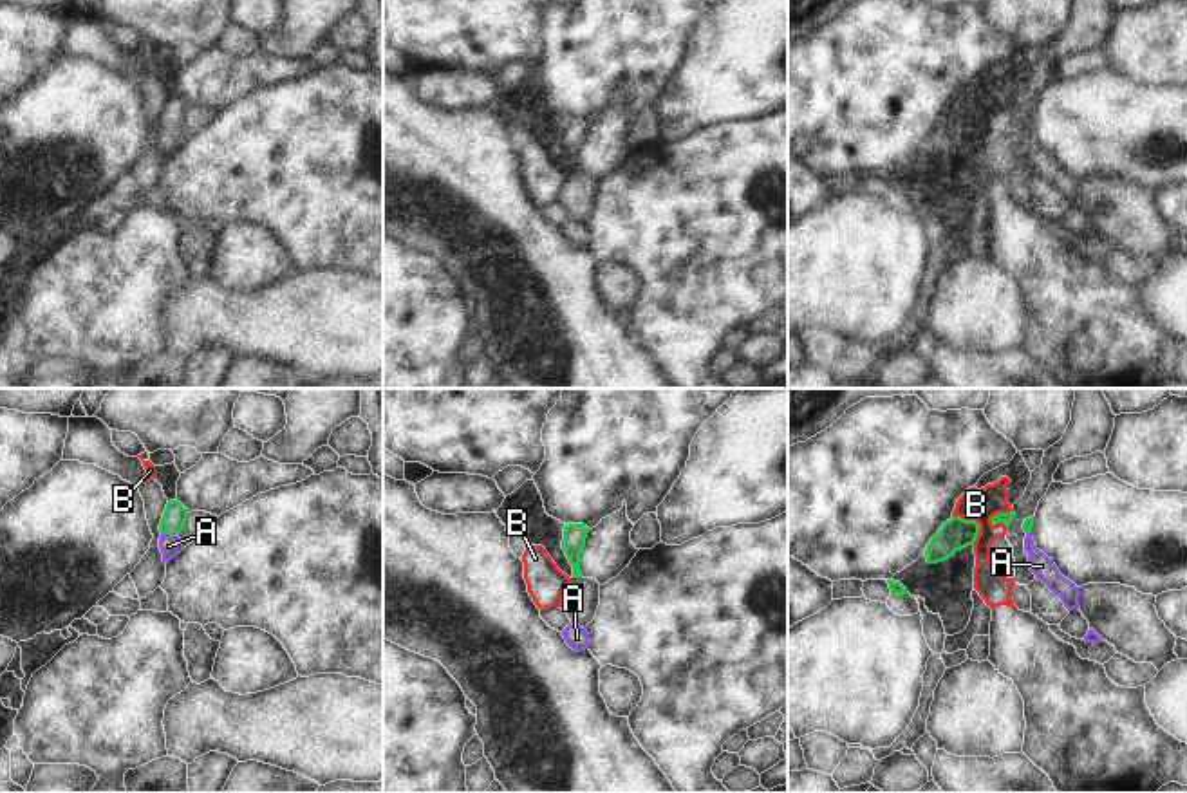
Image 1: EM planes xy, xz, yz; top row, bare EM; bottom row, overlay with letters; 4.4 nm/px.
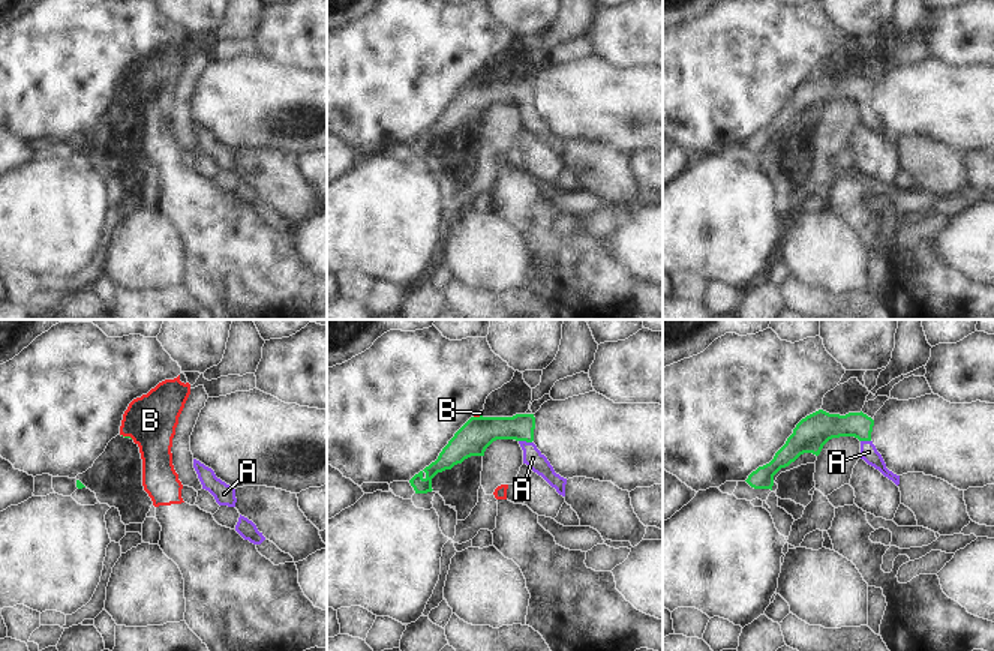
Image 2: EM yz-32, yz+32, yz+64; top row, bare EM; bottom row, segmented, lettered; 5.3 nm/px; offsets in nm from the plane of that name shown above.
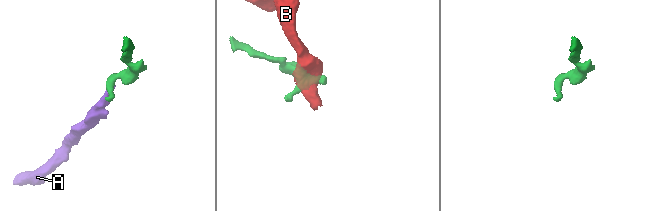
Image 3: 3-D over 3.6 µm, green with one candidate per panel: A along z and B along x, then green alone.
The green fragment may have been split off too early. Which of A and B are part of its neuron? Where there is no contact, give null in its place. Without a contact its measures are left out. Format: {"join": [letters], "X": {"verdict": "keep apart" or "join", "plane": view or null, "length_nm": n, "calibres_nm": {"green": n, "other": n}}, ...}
{"join": ["A"], "A": {"verdict": "join", "plane": "xy", "length_nm": 70, "calibres_nm": {"green": 110, "other": 90}}, "B": {"verdict": "keep apart", "plane": "yz", "length_nm": 170, "calibres_nm": {"green": 140, "other": 140}}}

